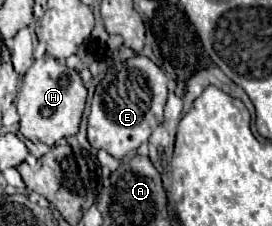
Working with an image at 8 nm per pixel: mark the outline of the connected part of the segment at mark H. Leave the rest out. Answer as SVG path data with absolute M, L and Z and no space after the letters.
M43 56L27 70L21 92L17 96L17 112L21 116L21 134L35 144L55 146L57 140L77 134L79 120L85 108L87 88L75 70L69 70L63 62Z

